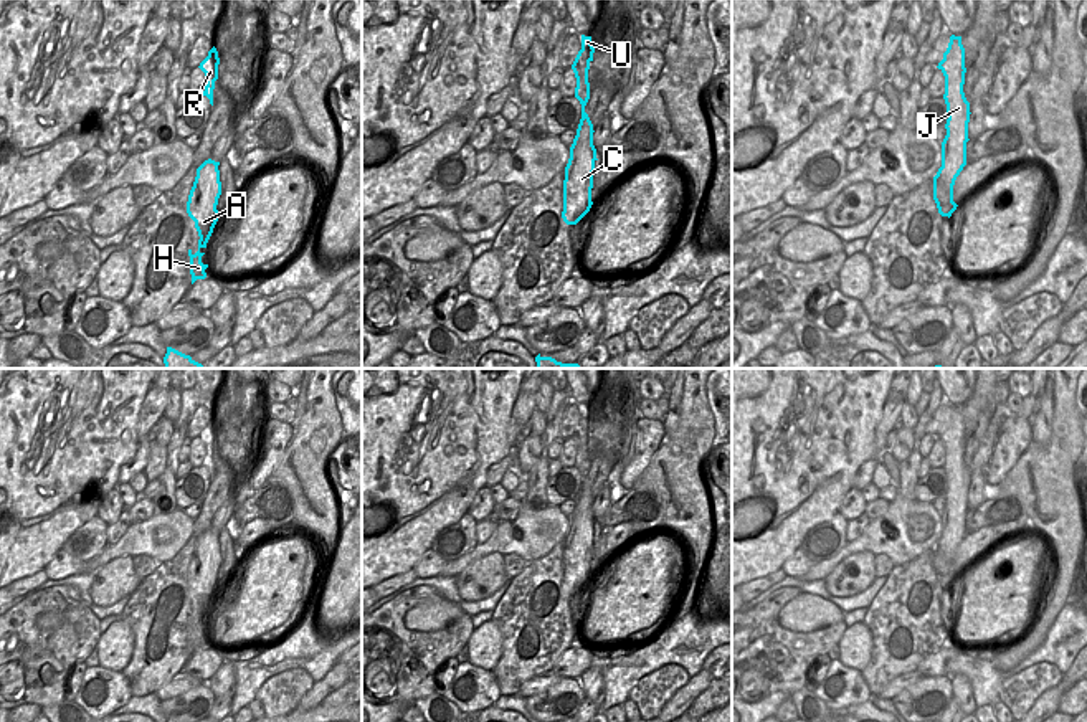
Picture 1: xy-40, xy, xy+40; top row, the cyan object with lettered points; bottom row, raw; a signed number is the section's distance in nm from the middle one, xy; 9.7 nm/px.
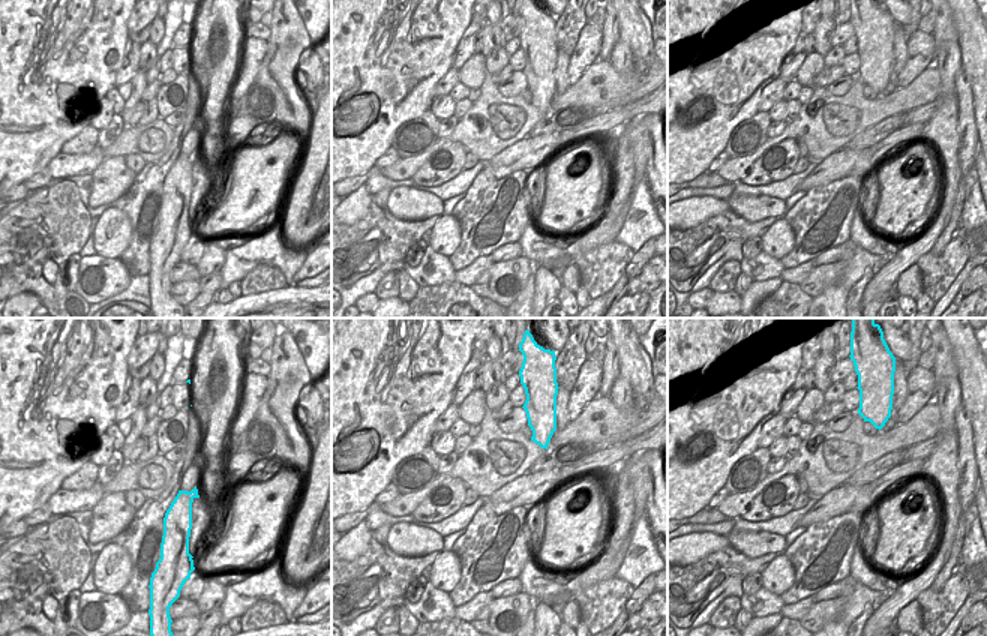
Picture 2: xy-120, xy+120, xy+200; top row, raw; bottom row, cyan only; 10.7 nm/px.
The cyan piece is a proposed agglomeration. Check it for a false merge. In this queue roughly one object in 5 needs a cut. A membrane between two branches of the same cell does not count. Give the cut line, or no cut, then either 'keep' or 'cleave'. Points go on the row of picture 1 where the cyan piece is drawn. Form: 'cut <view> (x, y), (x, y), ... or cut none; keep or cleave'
cut none; keep

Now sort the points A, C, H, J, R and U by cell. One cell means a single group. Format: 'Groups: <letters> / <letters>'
Groups: A C H J R U.

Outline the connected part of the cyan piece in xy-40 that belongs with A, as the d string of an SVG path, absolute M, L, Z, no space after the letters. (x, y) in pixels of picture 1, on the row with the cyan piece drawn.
M208 159L197 169L197 177L187 202L187 213L195 221L195 228L200 236L198 251L193 254L192 249L188 249L192 284L197 279L206 278L205 269L208 268L208 264L202 263L202 256L205 253L202 253L200 249L206 248L213 228L221 215L216 210L218 198L221 195L218 165L220 162Z

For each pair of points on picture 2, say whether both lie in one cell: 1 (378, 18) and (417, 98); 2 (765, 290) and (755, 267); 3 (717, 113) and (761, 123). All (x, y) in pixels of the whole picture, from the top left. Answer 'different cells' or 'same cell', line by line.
1: same cell
2: different cells
3: different cells

